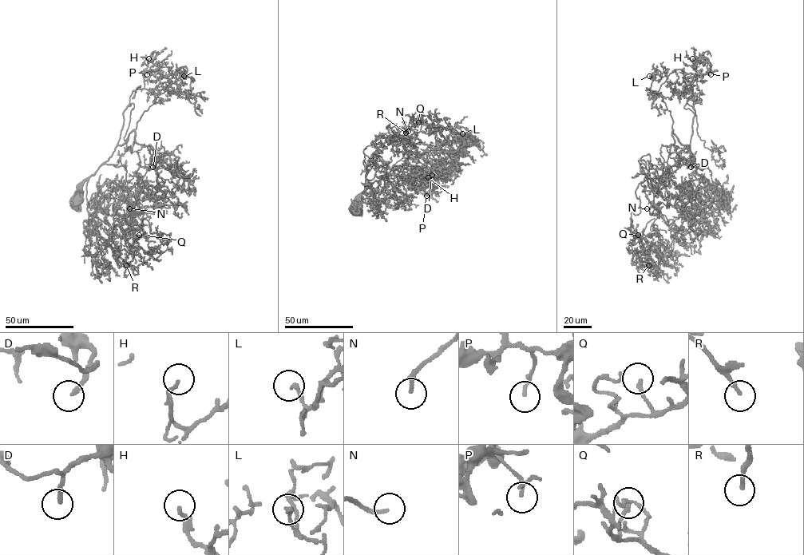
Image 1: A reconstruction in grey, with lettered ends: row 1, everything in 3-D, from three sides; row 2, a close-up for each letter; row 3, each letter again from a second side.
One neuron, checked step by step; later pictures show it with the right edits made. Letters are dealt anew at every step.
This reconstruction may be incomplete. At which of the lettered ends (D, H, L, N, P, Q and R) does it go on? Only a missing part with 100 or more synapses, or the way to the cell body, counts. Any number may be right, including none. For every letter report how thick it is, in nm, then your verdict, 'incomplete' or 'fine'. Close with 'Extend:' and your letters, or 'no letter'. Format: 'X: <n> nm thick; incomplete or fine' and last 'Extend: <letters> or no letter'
D: 200 nm thick; incomplete
H: 150 nm thick; fine
L: 190 nm thick; fine
N: 200 nm thick; incomplete
P: 130 nm thick; fine
Q: 170 nm thick; fine
R: 170 nm thick; fine
Extend: D, N

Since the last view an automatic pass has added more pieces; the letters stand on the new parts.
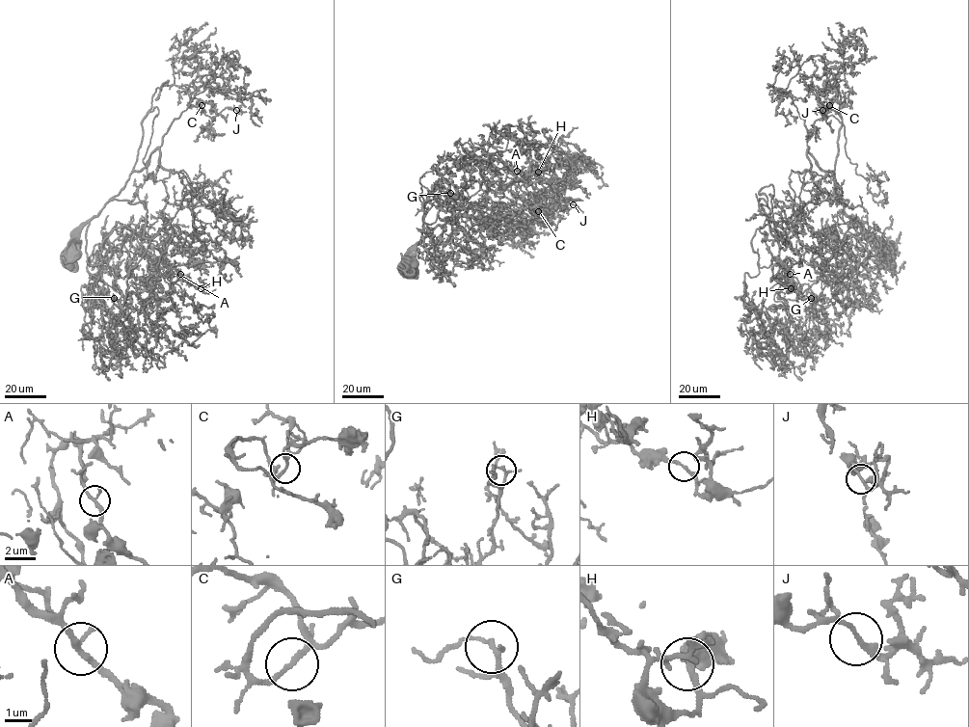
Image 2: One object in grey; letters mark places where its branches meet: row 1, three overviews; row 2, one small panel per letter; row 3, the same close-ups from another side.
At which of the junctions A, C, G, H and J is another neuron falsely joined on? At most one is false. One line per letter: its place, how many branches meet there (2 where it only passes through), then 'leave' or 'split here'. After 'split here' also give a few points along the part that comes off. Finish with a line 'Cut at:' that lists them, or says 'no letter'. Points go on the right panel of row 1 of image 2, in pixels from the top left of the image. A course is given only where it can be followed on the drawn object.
A: (790, 274) | 2 | leave
C: (829, 105) | 3 | leave
G: (811, 298) | 3 | leave
H: (791, 288) | 2 | leave
J: (822, 110) | 2 | leave
Cut at: no letter

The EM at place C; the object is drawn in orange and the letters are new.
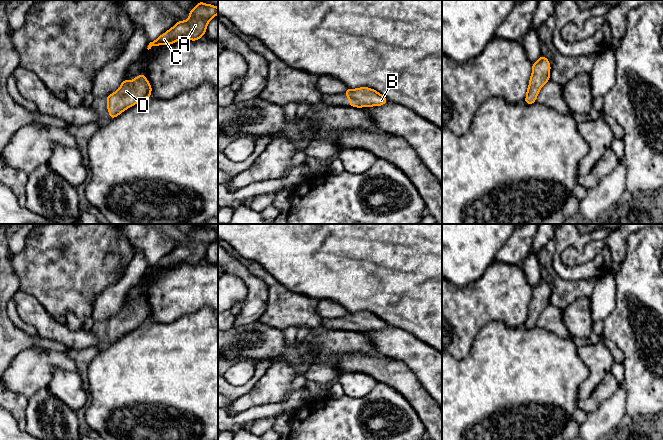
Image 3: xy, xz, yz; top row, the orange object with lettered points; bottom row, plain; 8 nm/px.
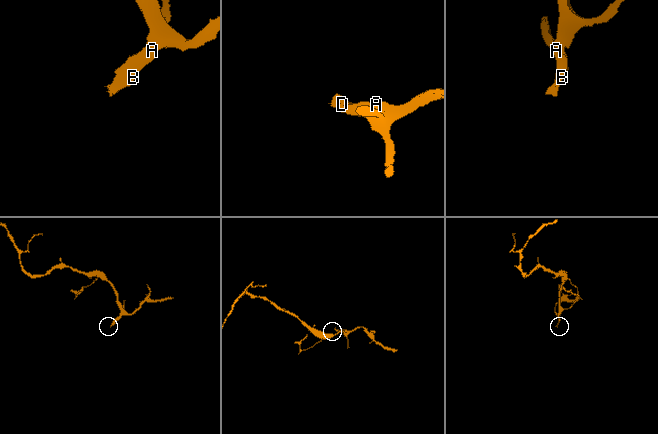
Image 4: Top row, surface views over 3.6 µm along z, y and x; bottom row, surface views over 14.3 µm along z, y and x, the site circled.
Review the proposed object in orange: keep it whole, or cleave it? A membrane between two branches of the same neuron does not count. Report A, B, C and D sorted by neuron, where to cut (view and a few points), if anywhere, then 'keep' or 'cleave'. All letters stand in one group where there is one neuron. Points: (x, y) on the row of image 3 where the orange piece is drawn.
A B C D | no cut | keep

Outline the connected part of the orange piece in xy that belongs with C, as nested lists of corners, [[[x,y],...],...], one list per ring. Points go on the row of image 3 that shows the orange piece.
[[[198,1],[199,3],[188,12],[188,20],[176,22],[172,28],[150,42],[147,49],[151,49],[152,46],[173,44],[181,39],[197,41],[203,37],[209,21],[218,14],[218,7]]]

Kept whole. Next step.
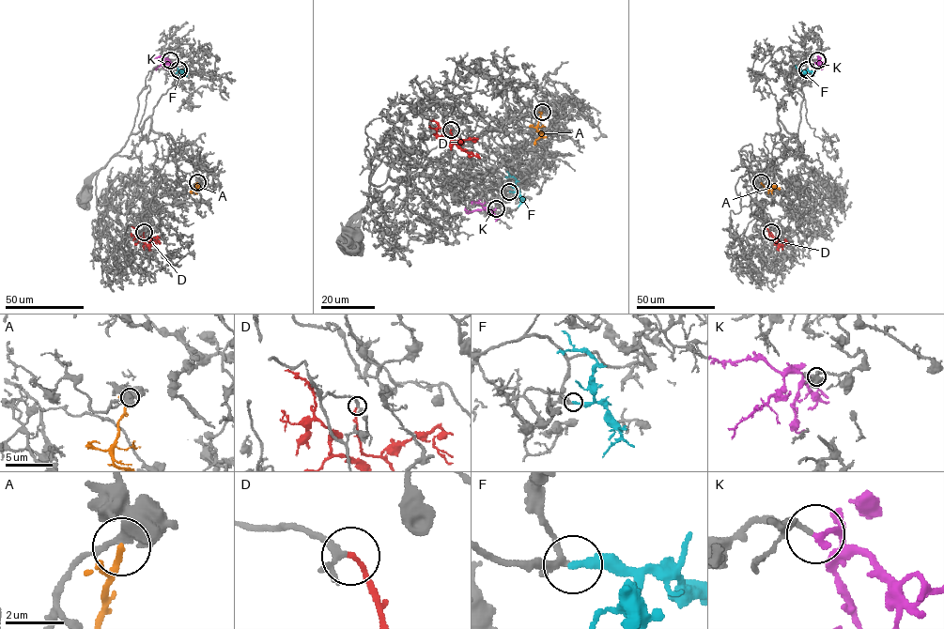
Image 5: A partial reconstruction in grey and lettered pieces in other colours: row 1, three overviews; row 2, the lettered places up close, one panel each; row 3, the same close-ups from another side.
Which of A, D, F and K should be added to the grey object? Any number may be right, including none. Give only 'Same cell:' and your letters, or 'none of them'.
Same cell: D, F, K

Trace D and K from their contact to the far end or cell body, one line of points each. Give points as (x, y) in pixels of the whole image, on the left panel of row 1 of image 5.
D: (144, 232), (148, 245), (139, 240), (136, 229), (131, 226)
K: (170, 60), (165, 59), (156, 70)

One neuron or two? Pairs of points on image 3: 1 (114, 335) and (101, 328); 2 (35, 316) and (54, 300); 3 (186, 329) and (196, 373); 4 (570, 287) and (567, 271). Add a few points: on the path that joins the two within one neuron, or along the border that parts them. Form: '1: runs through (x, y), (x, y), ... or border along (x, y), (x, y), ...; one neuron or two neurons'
1: runs through (111, 332), (104, 330); one neuron
2: border along (27, 293), (32, 295), (54, 318), (63, 323); two neurons
3: runs through (192, 340), (196, 349), (196, 362); one neuron
4: border along (552, 265), (555, 272), (565, 280), (592, 279); two neurons

